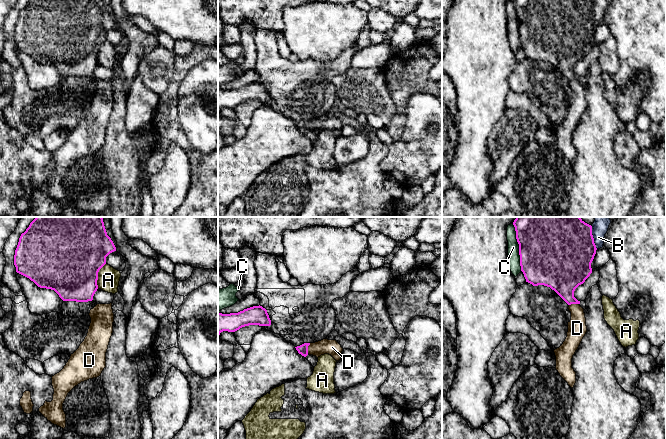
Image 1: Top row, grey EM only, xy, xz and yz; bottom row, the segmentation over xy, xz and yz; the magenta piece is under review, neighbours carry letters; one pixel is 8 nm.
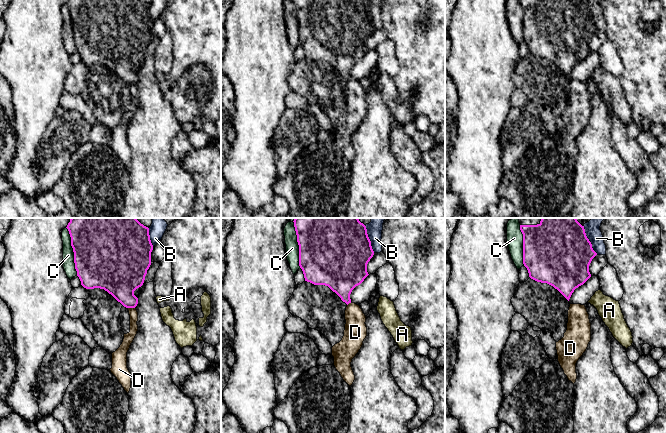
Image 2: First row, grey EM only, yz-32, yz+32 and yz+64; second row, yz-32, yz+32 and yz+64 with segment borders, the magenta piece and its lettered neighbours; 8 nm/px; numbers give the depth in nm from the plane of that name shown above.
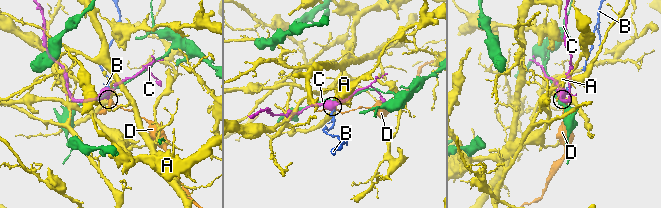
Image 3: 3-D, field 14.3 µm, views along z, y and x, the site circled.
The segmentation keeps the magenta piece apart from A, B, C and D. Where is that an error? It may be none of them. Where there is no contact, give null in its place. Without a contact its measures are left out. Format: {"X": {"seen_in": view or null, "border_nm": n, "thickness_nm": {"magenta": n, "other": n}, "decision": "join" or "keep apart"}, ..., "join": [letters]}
{"A": {"seen_in": "xy", "border_nm": 220, "thickness_nm": {"magenta": 480, "other": 180}, "decision": "keep apart"}, "B": {"seen_in": "yz", "border_nm": 200, "thickness_nm": {"magenta": 500, "other": 130}, "decision": "keep apart"}, "C": {"seen_in": "yz", "border_nm": 380, "thickness_nm": {"magenta": 500, "other": 100}, "decision": "keep apart"}, "D": {"seen_in": "xz", "border_nm": 90, "thickness_nm": {"magenta": 80, "other": 120}, "decision": "keep apart"}, "join": []}

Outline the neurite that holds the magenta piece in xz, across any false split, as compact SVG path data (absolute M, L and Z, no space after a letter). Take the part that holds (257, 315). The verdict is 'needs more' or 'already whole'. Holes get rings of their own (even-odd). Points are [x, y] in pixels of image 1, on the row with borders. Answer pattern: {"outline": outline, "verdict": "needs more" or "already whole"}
{"outline": "M253 306L238 313L222 314L218 312L218 337L221 332L235 332L249 325L270 326L267 310L262 306Z", "verdict": "already whole"}

